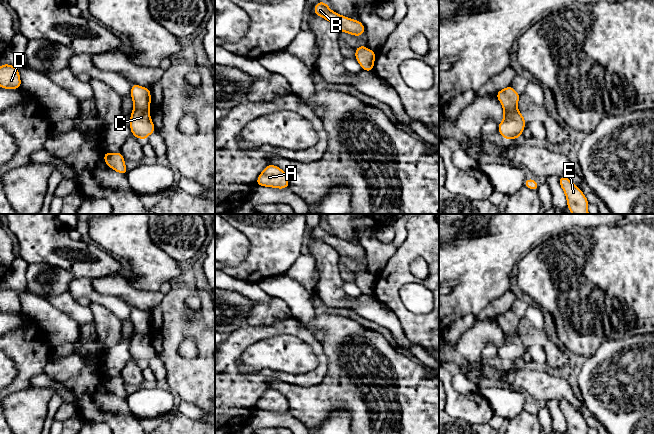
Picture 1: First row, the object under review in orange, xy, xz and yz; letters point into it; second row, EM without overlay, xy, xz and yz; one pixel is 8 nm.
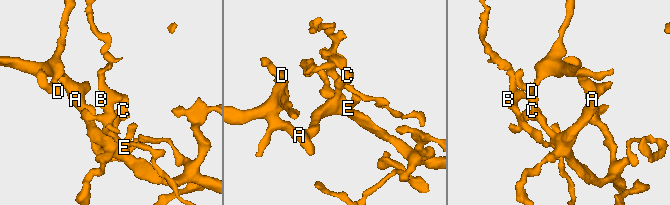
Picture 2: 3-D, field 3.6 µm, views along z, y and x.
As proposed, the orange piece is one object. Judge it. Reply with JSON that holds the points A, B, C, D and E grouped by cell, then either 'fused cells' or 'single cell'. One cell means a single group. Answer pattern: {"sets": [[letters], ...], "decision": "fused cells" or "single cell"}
{"sets": [["A", "C", "D", "E"], ["B"]], "decision": "fused cells"}

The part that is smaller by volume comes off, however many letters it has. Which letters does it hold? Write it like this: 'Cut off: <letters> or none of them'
Cut off: B

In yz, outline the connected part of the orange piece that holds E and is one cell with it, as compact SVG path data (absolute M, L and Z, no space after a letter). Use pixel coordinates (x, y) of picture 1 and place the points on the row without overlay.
M566 400L559 402L559 408L563 413L569 434L588 434L589 426L584 417Z

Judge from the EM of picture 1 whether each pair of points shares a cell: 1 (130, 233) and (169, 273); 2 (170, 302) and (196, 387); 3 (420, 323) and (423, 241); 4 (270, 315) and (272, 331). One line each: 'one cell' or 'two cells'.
1: one cell
2: one cell
3: one cell
4: two cells

